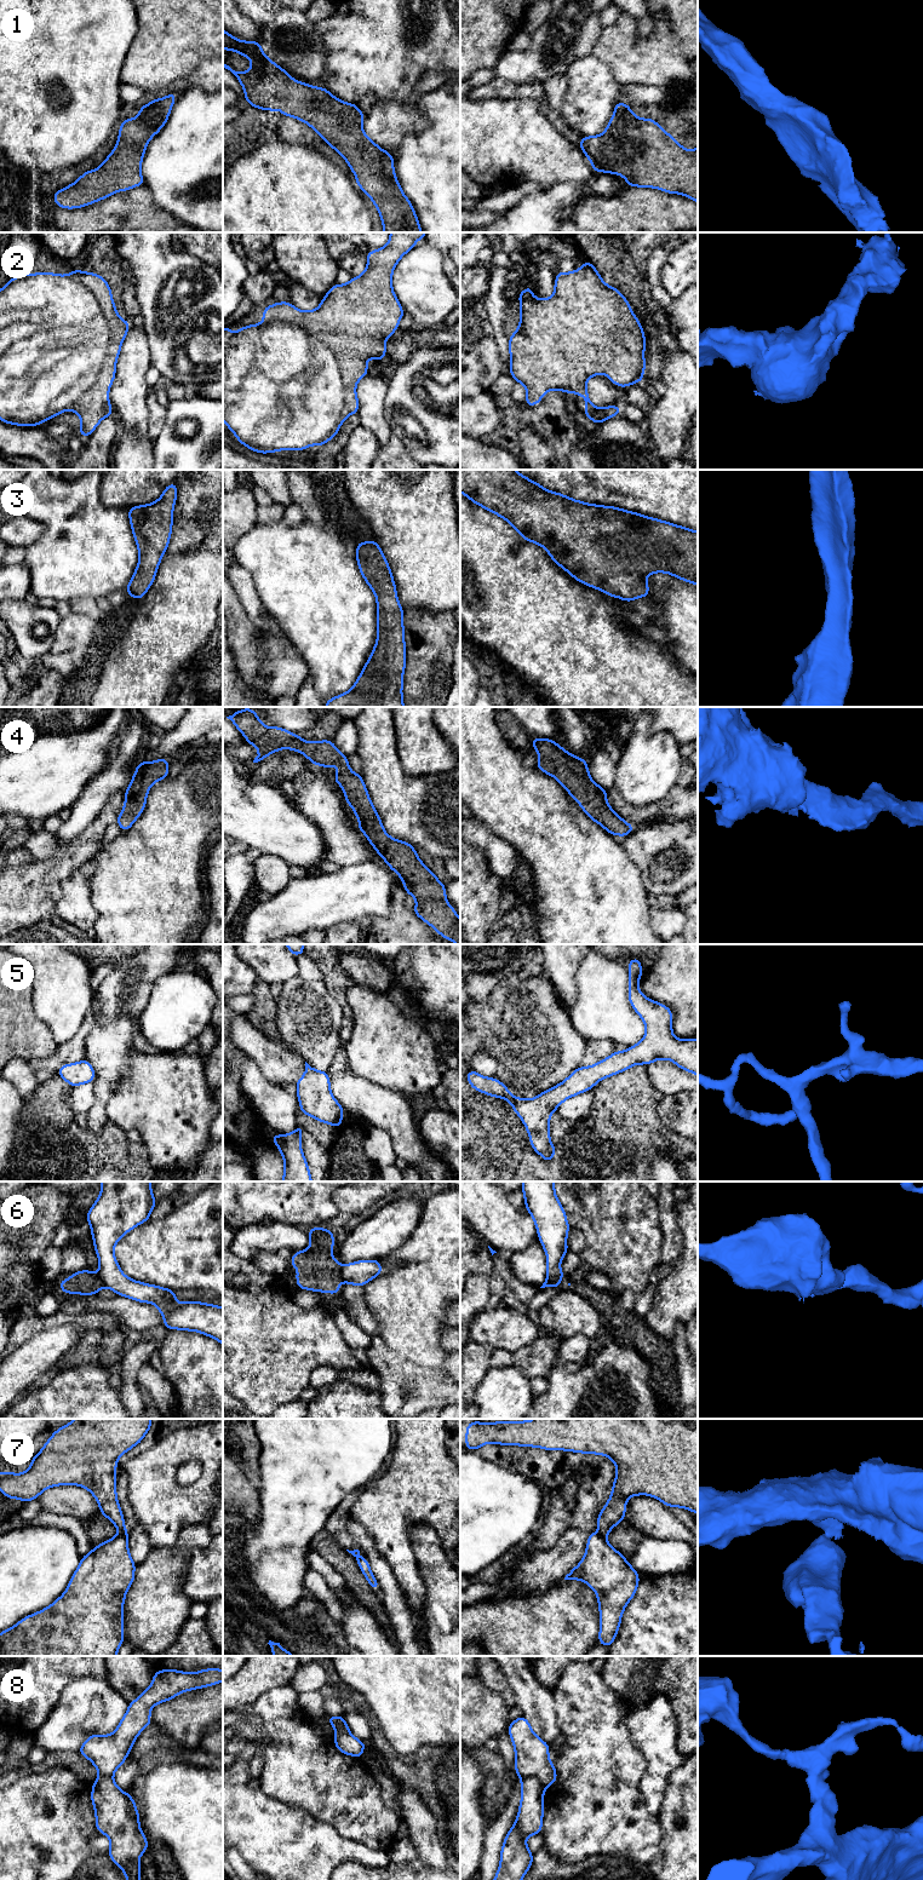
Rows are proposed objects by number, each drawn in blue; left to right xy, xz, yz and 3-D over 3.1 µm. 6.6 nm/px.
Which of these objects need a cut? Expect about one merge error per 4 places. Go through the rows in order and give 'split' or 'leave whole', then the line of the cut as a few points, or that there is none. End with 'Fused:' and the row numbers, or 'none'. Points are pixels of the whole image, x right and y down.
1: leave whole; no cut
2: leave whole; no cut
3: leave whole; no cut
4: leave whole; no cut
5: leave whole; no cut
6: split; cut in xz along (342, 1266), (340, 1280)
7: split; cut in xy along (119, 1533), (126, 1536)
8: split; cut in yz along (521, 1777), (534, 1776), (545, 1787)
Fused: 6, 7, 8

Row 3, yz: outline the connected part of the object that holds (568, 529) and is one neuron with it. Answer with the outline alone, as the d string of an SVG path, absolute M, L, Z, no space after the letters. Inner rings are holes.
M460 470L460 493L474 504L504 518L529 542L541 546L554 563L579 582L624 602L647 598L646 577L666 573L698 586L698 531L658 518L613 506L583 502L561 493L550 491L516 470Z

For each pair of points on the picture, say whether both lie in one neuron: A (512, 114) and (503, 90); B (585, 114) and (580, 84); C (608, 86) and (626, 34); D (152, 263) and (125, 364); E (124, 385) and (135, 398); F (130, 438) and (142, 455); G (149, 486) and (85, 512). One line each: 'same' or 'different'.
A: different
B: same
C: different
D: different
E: same
F: same
G: different

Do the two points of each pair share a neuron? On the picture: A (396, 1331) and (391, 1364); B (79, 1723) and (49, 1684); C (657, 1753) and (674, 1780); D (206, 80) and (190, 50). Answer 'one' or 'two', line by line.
A: two
B: two
C: two
D: two

